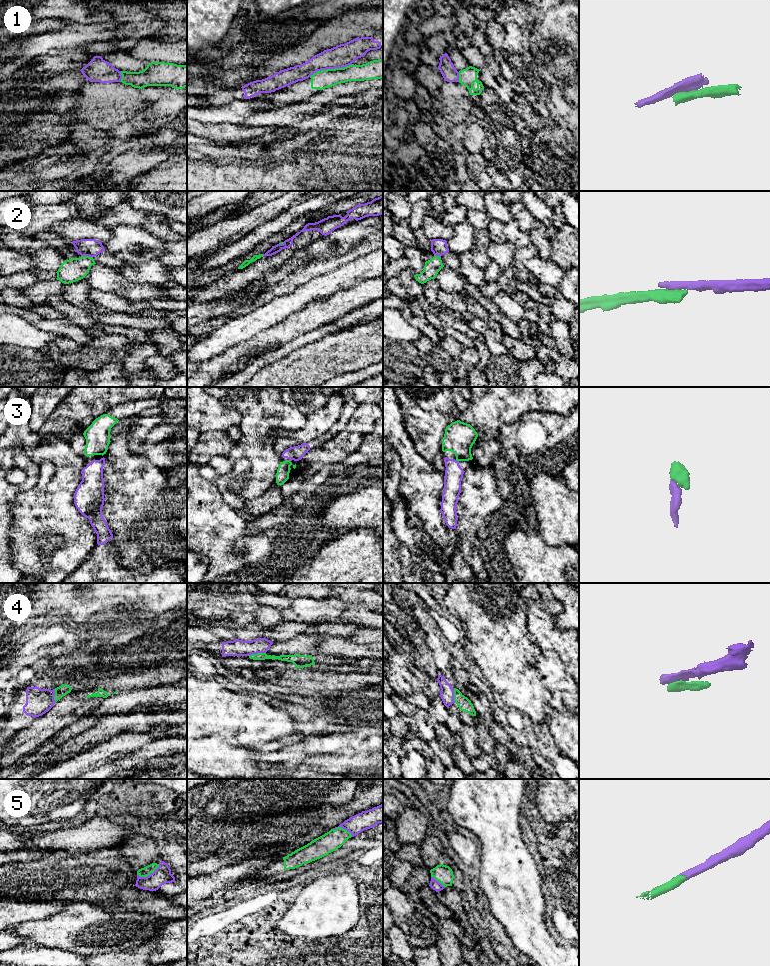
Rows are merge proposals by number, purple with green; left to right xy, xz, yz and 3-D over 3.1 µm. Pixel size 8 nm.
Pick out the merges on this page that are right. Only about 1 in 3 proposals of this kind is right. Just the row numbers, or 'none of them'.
3, 5

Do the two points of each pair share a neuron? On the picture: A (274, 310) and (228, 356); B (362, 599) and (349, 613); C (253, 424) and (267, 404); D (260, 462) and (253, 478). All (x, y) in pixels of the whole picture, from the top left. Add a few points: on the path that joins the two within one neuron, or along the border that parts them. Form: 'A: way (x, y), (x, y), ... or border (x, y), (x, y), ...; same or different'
A: border (263, 331), (248, 340), (227, 347), (221, 353); different
B: border (359, 604), (367, 606); different
C: way (257, 419), (261, 415), (262, 408); same
D: way (260, 466), (260, 471), (257, 474); same

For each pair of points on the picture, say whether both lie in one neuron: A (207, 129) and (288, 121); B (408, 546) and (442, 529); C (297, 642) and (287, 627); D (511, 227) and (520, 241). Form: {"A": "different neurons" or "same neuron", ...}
{"A": "different neurons", "B": "different neurons", "C": "different neurons", "D": "same neuron"}

